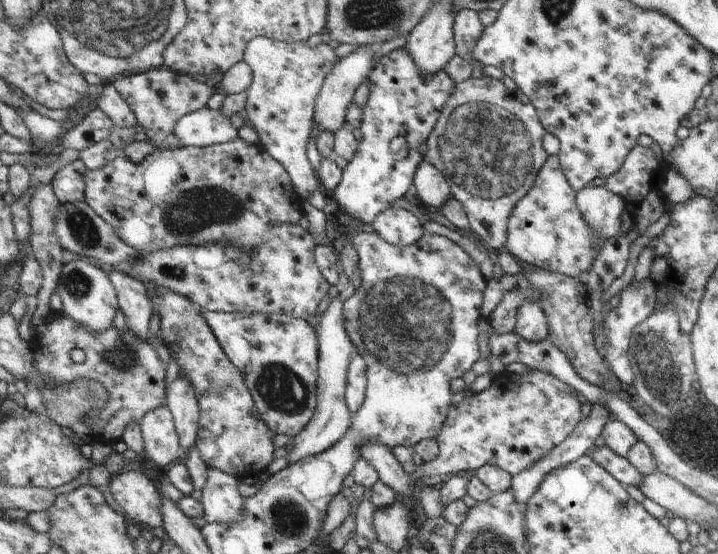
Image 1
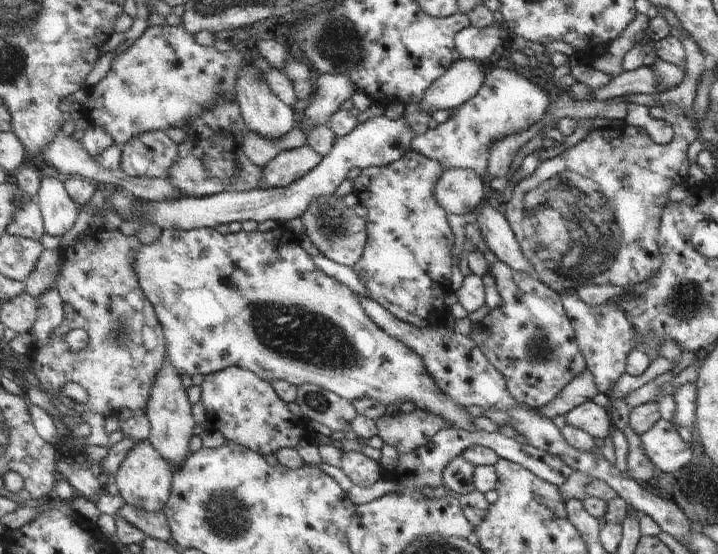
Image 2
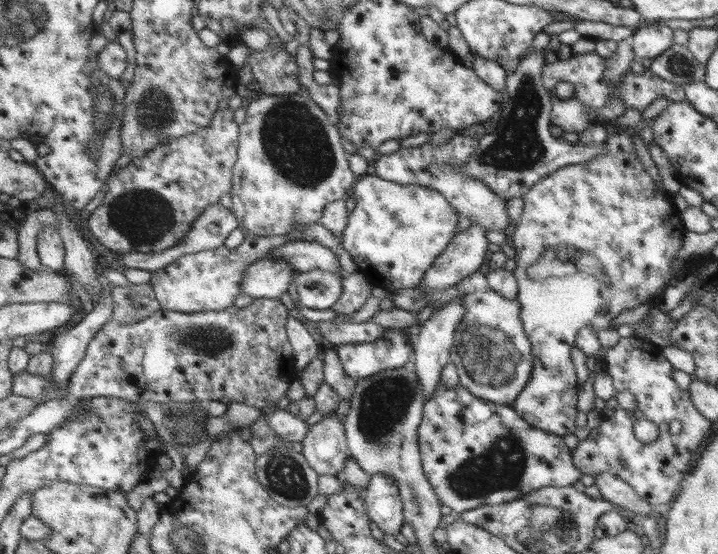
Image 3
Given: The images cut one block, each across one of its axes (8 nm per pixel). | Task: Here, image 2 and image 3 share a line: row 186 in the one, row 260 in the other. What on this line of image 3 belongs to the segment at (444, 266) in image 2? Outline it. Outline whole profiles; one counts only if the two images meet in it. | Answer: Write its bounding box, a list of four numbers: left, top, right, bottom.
[343,174,459,290]

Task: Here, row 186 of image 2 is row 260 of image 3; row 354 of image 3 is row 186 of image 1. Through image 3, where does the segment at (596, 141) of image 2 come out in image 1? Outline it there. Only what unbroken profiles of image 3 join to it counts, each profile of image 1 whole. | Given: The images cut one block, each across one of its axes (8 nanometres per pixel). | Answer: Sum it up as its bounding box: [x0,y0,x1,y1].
[503,156,597,278]

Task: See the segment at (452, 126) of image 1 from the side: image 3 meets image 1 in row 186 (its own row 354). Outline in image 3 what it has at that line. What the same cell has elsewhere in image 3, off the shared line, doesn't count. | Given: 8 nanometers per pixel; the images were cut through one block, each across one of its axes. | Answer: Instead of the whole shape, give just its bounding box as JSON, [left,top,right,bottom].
[391,270,533,406]

